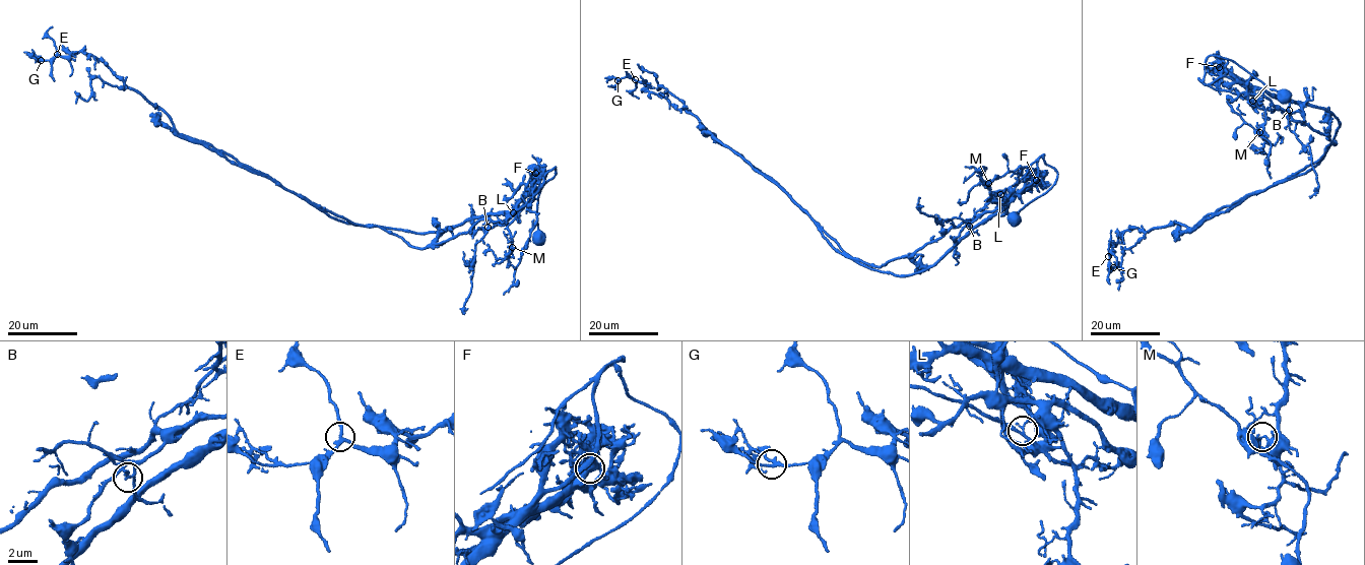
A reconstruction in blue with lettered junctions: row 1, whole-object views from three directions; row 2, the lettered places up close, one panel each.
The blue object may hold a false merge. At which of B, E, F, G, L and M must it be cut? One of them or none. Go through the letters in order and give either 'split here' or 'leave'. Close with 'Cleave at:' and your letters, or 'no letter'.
B: leave
E: leave
F: leave
G: leave
L: split here
M: leave
Cleave at: L

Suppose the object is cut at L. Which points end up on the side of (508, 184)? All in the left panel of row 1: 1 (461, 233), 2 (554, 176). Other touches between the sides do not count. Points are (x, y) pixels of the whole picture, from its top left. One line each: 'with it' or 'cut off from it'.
1: cut off from it
2: cut off from it

